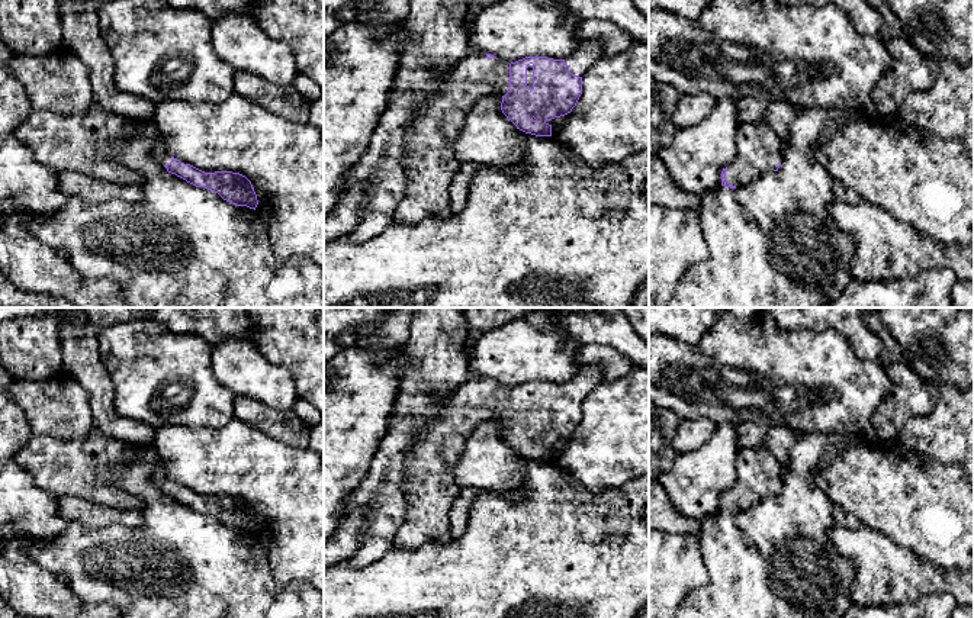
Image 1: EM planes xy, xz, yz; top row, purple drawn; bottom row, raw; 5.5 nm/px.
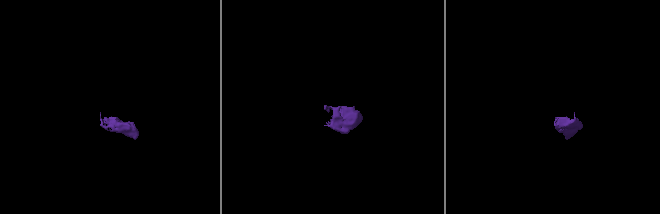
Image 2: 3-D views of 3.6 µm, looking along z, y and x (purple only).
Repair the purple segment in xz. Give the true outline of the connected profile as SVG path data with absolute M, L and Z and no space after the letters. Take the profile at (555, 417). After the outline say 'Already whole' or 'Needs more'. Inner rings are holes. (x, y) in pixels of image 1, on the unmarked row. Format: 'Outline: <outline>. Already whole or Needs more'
Outline: M582 366L565 384L525 382L507 389L486 377L470 376L437 406L437 415L420 427L405 457L408 476L404 482L406 516L398 528L395 548L421 548L428 543L450 544L450 511L462 487L454 483L451 467L466 437L480 424L498 419L501 435L517 454L536 461L552 461L547 447L572 437L582 419L582 400L602 382L599 366Z. Needs more

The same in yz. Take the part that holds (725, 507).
Outline: M765 447L740 450L736 460L736 483L723 493L721 511L736 514L781 492L782 479L772 453Z. Needs more

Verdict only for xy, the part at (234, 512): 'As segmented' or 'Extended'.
Extended

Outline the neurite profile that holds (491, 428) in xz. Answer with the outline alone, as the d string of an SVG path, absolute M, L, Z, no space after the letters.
M491 419L478 425L465 441L460 456L451 471L454 483L460 487L488 490L512 490L523 482L523 464L525 457L520 456L501 435L502 421Z

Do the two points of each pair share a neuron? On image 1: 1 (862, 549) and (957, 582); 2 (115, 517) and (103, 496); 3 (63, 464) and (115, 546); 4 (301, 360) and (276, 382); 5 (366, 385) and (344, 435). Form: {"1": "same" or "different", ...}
{"1": "same", "2": "different", "3": "different", "4": "different", "5": "same"}

